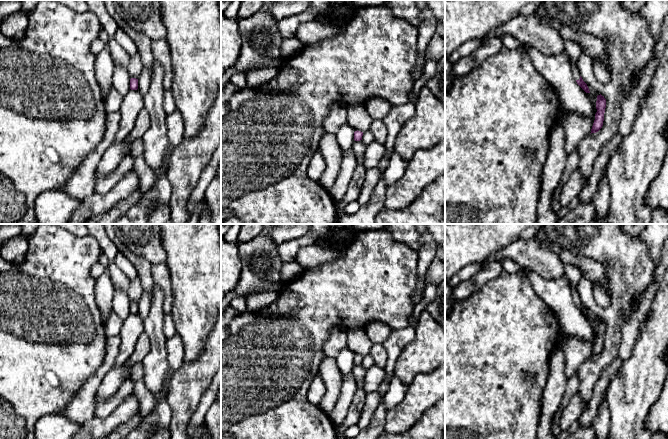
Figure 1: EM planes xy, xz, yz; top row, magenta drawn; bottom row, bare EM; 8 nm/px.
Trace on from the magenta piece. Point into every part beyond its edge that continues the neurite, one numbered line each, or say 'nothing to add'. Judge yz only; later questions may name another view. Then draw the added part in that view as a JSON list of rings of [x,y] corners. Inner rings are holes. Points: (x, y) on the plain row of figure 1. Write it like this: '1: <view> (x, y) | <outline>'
1: yz (574, 291) | [[[570,285],[570,287],[571,287],[571,293],[572,293],[575,304],[579,304],[580,303],[580,297],[579,297],[577,288],[573,287],[572,285]]]

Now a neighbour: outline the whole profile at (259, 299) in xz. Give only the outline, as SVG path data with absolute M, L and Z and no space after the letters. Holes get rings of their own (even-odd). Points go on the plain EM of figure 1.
M256 290L246 297L247 311L256 312L271 305L279 296L278 290Z

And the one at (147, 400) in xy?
M142 363L133 366L129 380L134 385L132 394L139 401L140 414L144 418L155 408L158 402L158 396L150 392L144 383L144 367Z

